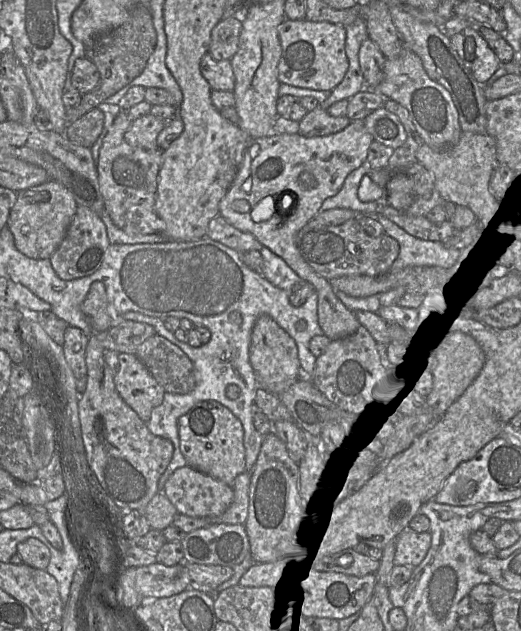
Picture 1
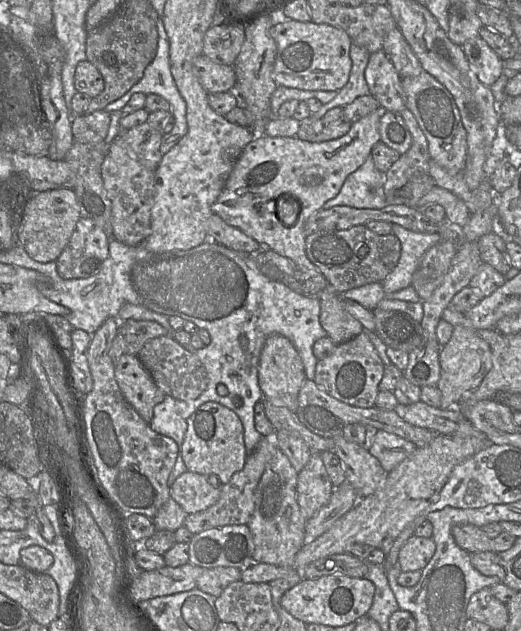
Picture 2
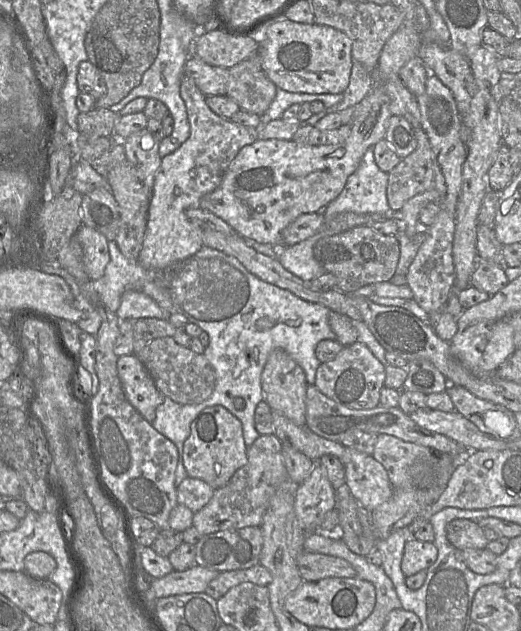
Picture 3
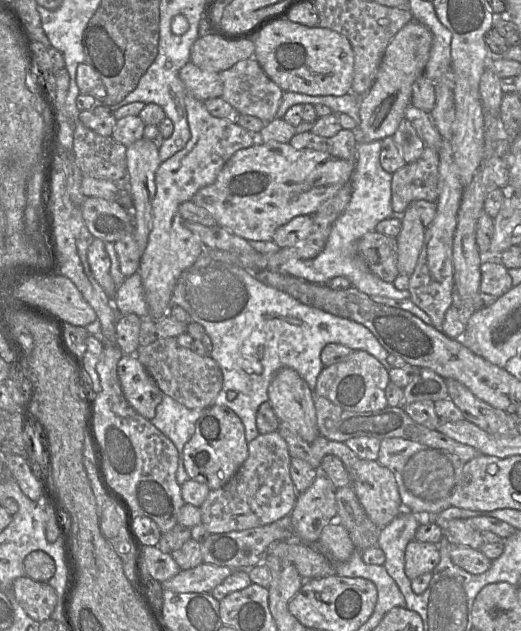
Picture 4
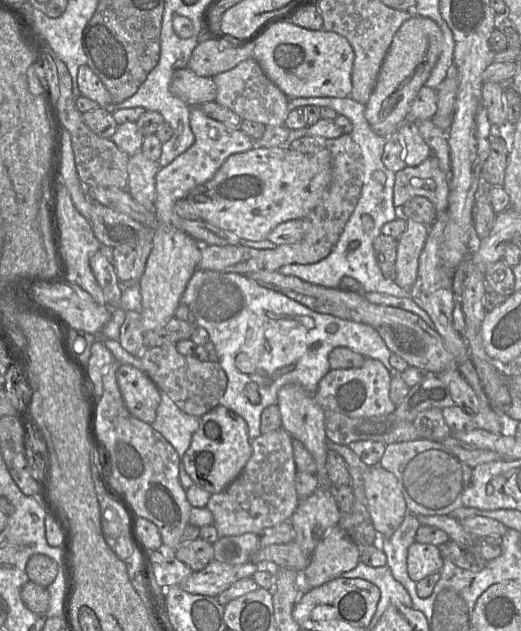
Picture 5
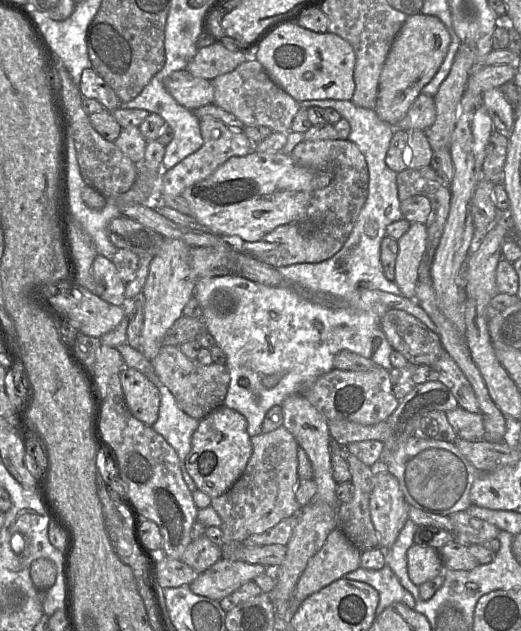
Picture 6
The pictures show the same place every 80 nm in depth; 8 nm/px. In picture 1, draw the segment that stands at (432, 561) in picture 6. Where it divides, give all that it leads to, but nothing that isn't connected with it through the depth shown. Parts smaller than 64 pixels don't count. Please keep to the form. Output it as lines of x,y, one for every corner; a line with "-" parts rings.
406,528
395,539
394,565
415,568
425,558
430,546
429,532
415,532

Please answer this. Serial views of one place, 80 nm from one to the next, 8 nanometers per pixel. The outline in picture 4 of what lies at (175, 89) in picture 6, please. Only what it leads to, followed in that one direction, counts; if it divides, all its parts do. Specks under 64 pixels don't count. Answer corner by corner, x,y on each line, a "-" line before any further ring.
191,61
179,70
179,78
184,83
187,93
198,100
218,98
223,93
219,73
200,69

